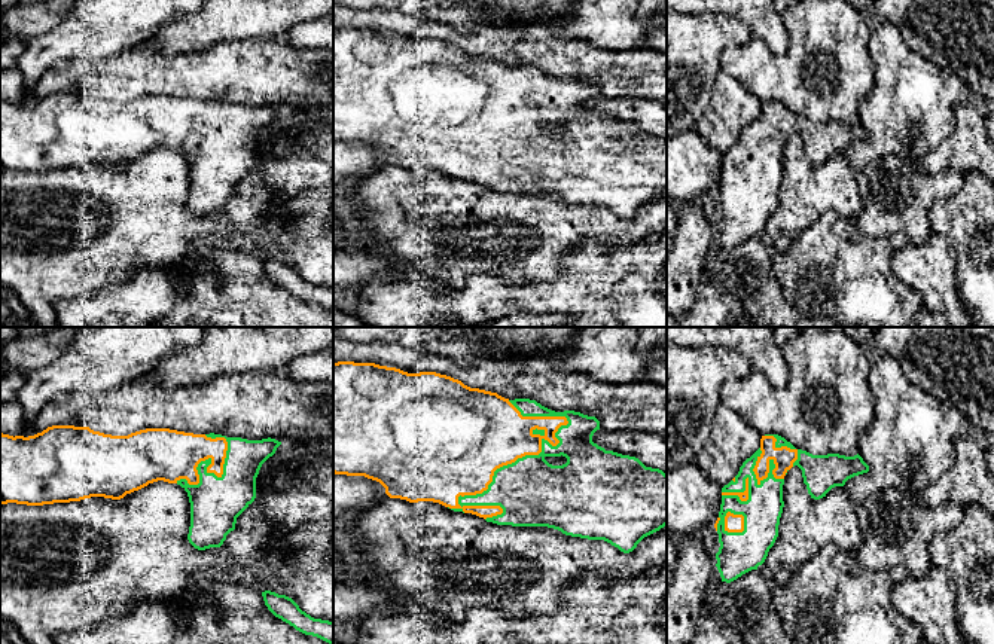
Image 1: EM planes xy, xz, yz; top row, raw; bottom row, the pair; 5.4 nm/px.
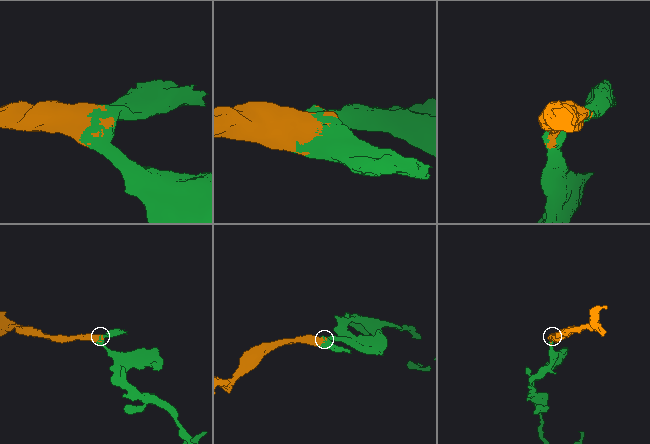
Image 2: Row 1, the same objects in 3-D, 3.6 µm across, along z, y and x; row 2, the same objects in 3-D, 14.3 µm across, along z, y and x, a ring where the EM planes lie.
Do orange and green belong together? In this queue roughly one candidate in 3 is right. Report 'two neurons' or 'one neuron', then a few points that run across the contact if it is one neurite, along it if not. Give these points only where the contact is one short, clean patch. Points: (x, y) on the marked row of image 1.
one neuron

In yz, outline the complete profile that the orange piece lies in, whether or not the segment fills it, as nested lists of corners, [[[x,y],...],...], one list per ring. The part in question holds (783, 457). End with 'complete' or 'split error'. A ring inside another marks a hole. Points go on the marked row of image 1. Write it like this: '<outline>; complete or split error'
[[[778,434],[762,436],[760,448],[722,488],[720,512],[714,524],[720,543],[716,567],[722,582],[731,583],[765,562],[778,537],[784,476],[795,466],[802,470],[804,483],[814,500],[869,471],[859,454],[812,455],[796,449]]]; split error

